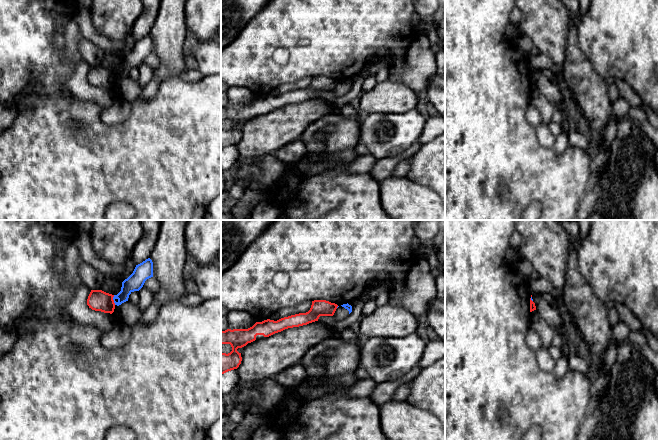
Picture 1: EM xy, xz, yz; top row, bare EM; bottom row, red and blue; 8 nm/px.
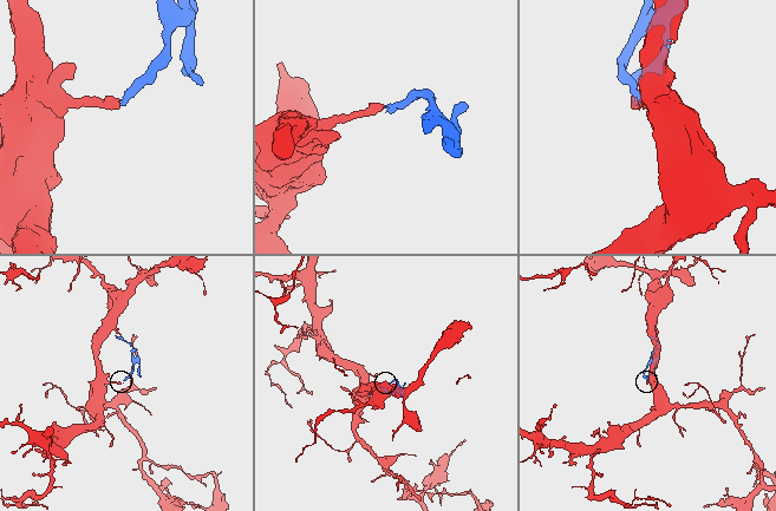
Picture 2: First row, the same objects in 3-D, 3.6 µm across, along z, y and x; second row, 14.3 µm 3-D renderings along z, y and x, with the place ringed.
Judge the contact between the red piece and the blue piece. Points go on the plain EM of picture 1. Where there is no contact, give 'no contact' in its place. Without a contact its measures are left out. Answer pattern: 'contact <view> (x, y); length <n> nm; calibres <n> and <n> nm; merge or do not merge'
contact xy (113, 76); length 80 nm; calibres 170 and 140 nm; do not merge

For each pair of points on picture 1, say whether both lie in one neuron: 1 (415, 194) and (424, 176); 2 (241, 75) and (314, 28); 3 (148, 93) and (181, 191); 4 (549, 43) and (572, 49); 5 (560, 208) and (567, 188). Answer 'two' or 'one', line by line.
1: two
2: one
3: two
4: two
5: one

